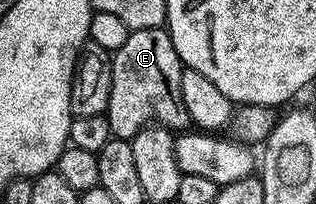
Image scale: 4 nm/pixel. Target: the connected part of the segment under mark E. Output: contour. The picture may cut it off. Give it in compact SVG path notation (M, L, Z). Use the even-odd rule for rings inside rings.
M164 27L130 31L127 42L113 53L113 86L107 113L112 135L132 141L150 123L149 112L160 127L188 129L191 121L181 93L182 71L181 59Z

